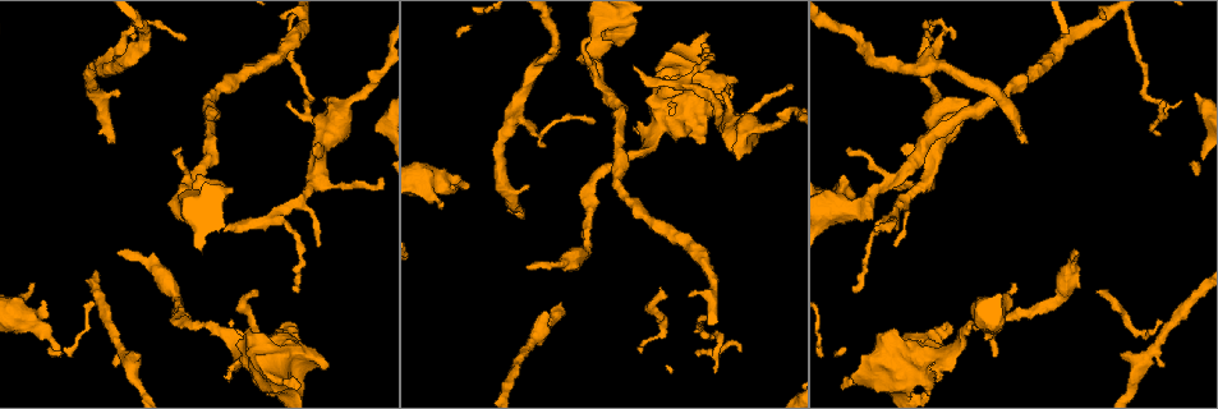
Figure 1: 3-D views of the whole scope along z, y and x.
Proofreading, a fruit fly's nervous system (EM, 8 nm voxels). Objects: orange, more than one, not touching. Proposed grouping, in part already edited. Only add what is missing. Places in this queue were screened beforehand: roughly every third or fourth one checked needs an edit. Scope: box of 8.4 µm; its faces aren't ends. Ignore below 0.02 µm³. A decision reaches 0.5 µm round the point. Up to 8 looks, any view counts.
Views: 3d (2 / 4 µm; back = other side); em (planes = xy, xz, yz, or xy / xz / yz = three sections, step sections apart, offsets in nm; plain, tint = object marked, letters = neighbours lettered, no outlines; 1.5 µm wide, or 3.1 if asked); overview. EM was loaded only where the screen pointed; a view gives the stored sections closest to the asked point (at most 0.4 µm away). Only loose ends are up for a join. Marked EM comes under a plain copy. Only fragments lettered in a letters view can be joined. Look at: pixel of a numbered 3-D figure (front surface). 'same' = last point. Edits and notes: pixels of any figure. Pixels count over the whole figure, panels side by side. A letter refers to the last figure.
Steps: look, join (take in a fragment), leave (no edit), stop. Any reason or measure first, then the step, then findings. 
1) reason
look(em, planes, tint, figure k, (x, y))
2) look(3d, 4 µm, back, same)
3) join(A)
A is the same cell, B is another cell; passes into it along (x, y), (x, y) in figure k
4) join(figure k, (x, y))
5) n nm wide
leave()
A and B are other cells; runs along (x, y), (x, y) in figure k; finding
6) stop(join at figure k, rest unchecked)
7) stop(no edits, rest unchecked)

free end
look(em, xz, step 4, letters, figure 1, (633, 69))

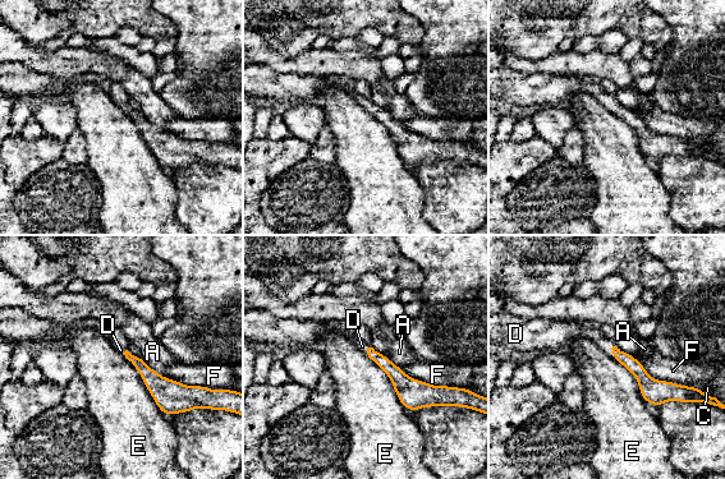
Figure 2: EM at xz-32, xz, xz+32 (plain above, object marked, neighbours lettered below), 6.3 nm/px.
look(em, planes, letters, same)

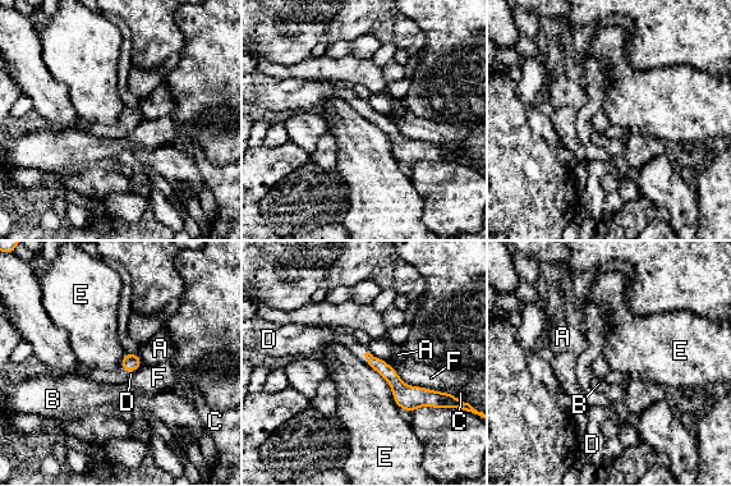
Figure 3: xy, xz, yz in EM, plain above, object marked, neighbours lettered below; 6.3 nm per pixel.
join(figure 3, (332, 335))
D is the same cell, A, B, C, E and F are other cells; passes into it along (382, 367), (366, 357), (332, 335) in figure 3; it goes on there

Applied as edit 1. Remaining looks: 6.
free end
look(em, xy, step 4, tint, figure 1, (934, 379))

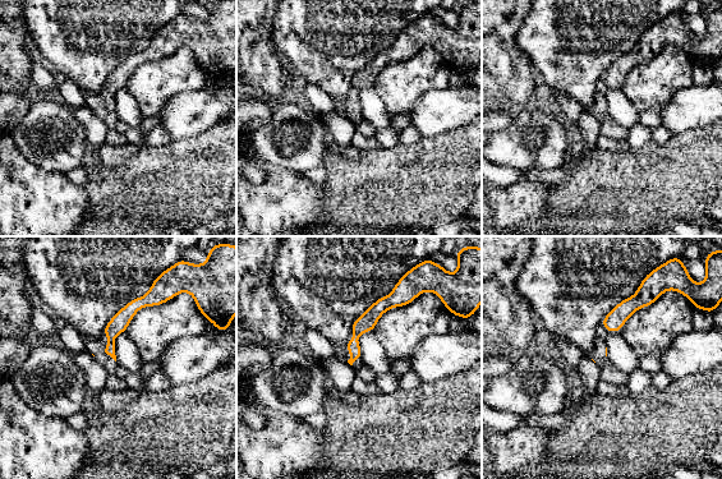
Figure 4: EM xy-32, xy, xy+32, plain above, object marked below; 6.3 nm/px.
cut it another way
look(em, planes, letters, same)

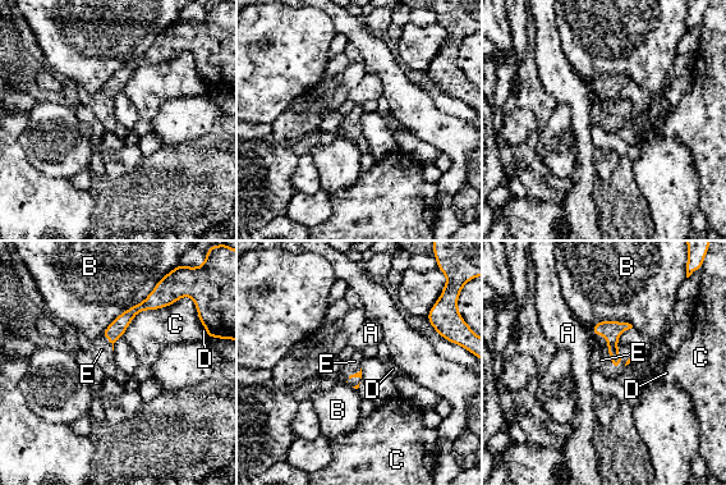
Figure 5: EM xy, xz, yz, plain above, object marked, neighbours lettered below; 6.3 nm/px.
join(figure 5, (601, 360))
E is the same cell, A, B, C and D are other cells; it goes on there

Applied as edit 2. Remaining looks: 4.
branch stops here
look(em, xz, step 4, letters, figure 1, (461, 185))

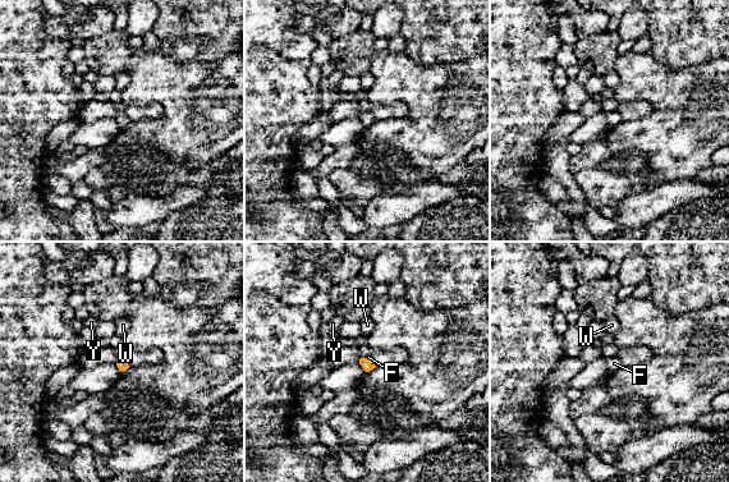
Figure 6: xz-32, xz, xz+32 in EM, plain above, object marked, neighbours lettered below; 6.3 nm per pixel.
cut it another way
look(em, planes, letters, same)

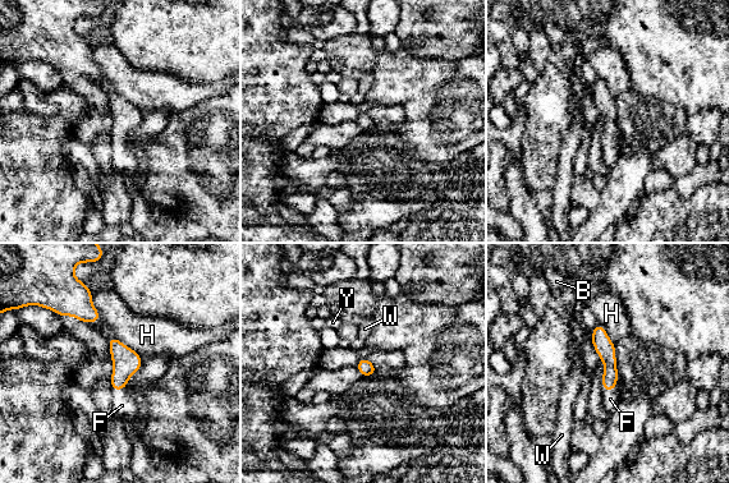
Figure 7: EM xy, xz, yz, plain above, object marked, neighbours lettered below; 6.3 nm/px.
join(figure 7, (610, 399))
F is the same cell, B, H, W and Y are other cells; it goes on there

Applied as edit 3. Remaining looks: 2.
stop(join at figure 3, join at figure 5, join at figure 7, rest unchecked)

